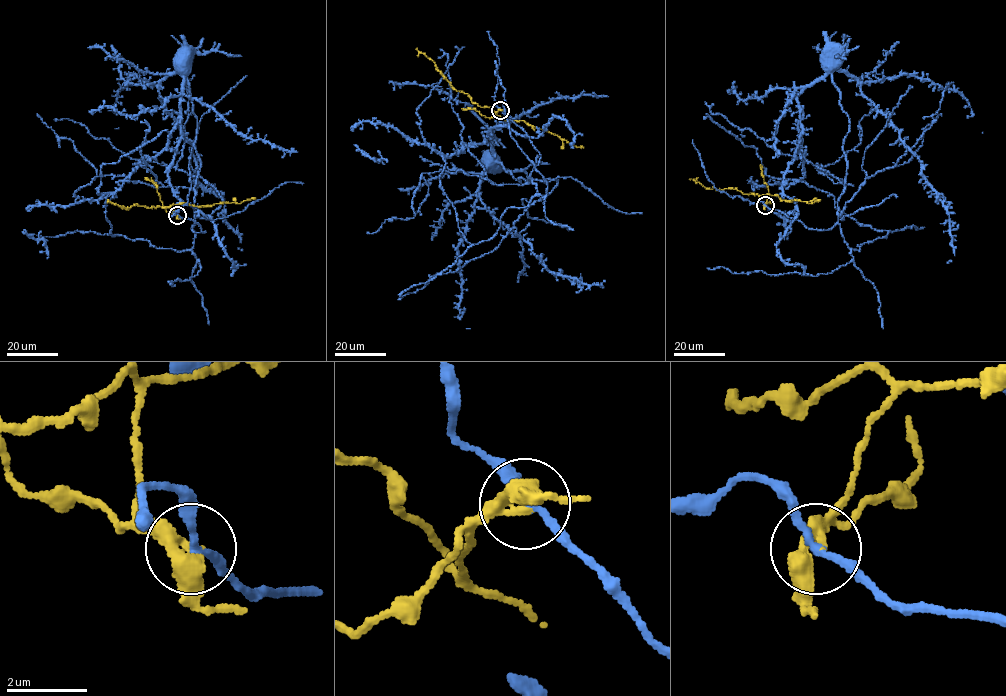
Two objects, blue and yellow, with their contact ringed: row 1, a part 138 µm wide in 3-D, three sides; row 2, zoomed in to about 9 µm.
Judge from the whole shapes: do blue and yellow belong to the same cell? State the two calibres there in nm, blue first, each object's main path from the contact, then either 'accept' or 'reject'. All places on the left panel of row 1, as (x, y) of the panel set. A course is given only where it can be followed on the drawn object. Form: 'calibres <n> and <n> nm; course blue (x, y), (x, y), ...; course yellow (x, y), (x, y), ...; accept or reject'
calibres 180 and 440 nm; course blue (177, 215), (192, 219), (205, 232), (192, 228), (200, 160), (187, 80), (176, 67), (181, 62); course yellow (177, 215), (173, 204), (166, 207), (134, 205), (122, 208), (108, 202); reject

